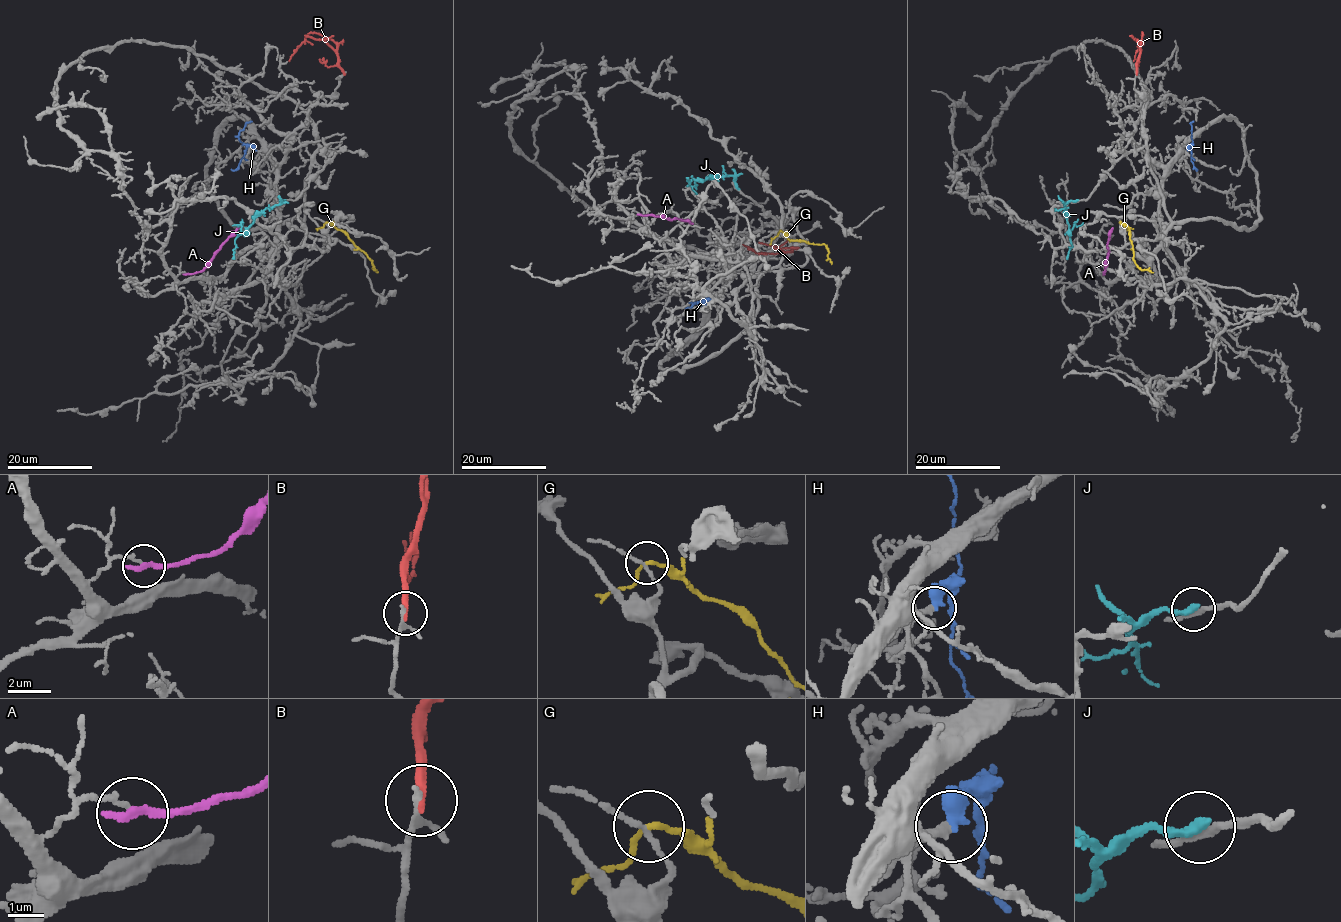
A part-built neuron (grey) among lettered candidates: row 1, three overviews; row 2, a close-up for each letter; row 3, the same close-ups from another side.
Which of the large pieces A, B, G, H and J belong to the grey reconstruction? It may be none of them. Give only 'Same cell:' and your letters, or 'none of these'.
Same cell: H

